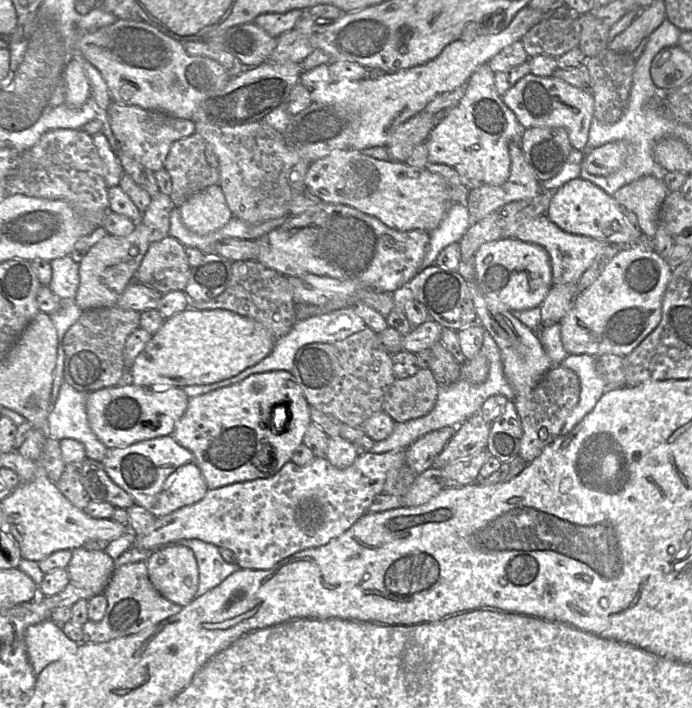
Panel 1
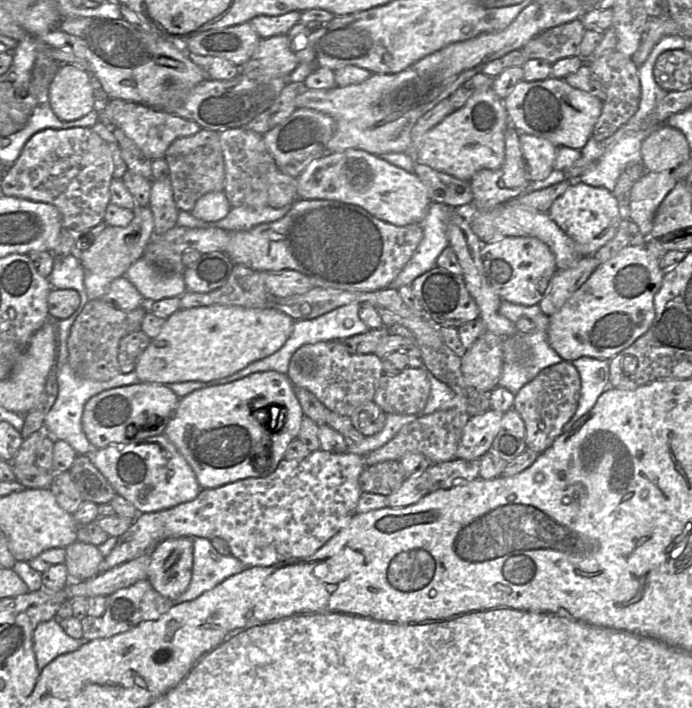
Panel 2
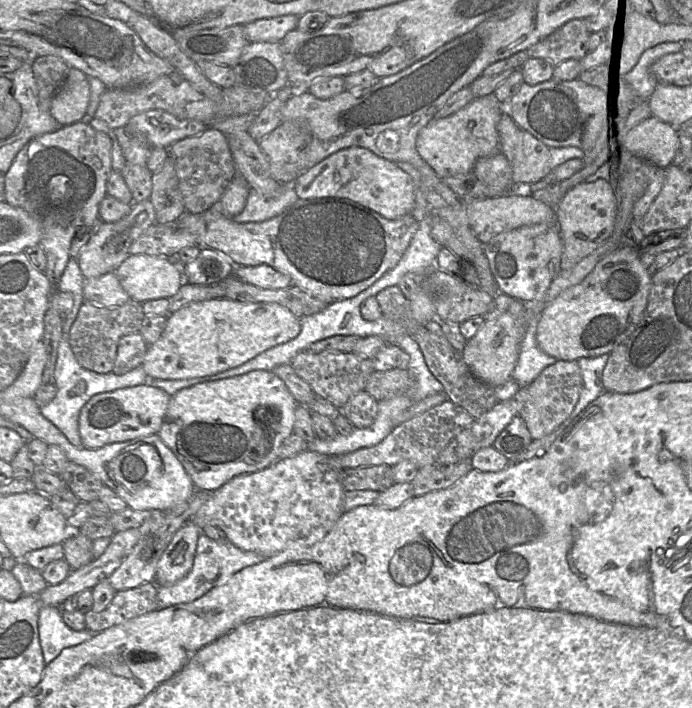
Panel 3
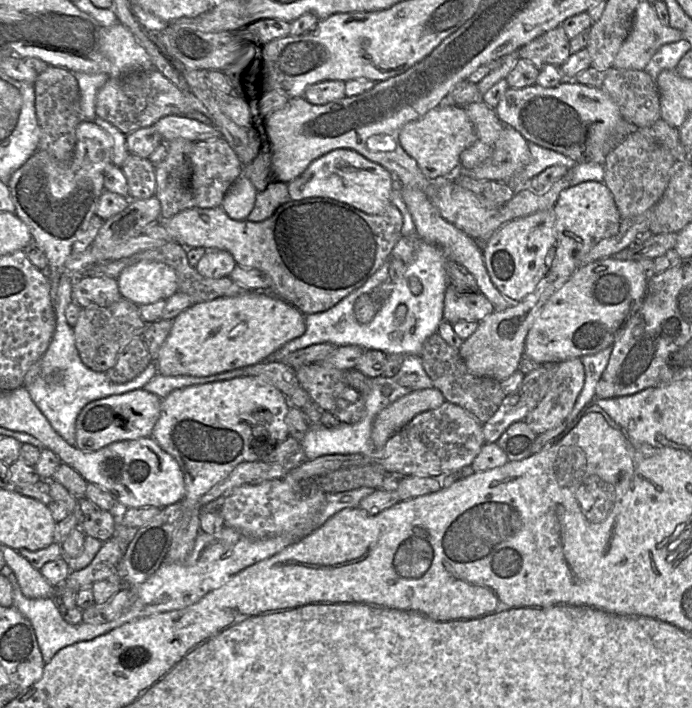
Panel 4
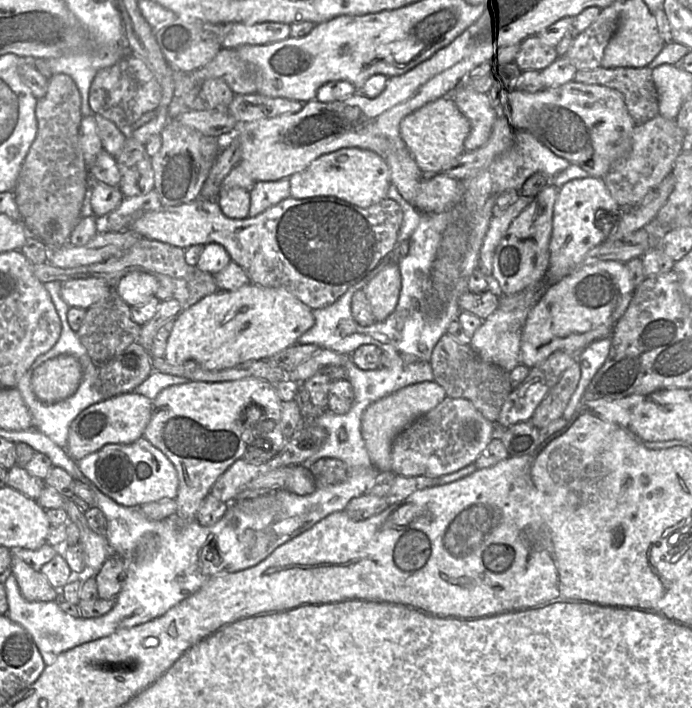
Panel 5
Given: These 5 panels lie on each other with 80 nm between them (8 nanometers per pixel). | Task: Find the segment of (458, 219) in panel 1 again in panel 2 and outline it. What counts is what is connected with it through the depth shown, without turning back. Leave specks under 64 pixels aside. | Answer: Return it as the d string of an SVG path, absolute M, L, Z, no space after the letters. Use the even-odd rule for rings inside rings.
M431 203L420 225L423 238L410 260L387 287L399 289L411 284L417 277L436 266L440 253L449 245L448 222L454 212L469 220L473 217L472 206L452 207L442 203Z

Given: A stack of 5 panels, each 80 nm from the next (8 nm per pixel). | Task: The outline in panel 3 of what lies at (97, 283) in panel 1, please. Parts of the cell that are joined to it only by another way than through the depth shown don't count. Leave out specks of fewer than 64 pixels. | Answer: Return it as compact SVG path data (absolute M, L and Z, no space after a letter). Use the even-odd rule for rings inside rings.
M150 199L131 204L130 212L112 223L102 223L98 232L91 237L82 249L77 261L85 279L98 277L106 273L114 273L130 256L130 246L156 221L155 210Z

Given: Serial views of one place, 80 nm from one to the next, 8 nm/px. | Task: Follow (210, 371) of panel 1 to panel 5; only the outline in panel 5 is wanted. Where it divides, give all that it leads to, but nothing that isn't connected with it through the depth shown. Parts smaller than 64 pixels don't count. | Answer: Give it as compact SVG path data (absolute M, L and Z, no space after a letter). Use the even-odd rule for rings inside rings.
M249 283L234 291L217 291L202 298L192 307L182 310L175 318L167 340L164 359L170 365L194 361L209 371L220 371L248 361L268 360L295 345L298 338L314 325L312 310L290 293Z

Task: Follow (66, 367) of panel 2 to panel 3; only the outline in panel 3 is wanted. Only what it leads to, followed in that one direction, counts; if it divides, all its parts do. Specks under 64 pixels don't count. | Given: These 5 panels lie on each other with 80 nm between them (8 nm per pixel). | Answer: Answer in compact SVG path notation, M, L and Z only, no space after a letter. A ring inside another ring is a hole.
M62 337L55 368L55 380L57 394L55 398L46 406L40 408L42 415L54 424L75 447L83 447L79 432L79 416L83 406L95 395L112 392L117 389L143 385L150 380L142 366L124 374L116 375L113 372L99 374L83 368L77 361L70 343L69 337Z

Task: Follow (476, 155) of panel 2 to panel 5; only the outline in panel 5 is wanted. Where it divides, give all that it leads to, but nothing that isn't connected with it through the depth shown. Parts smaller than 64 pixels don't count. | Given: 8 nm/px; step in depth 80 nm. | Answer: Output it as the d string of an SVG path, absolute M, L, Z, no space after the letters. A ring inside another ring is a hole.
M441 97L407 115L400 123L399 133L423 178L438 174L464 151L469 132L468 120L450 97Z

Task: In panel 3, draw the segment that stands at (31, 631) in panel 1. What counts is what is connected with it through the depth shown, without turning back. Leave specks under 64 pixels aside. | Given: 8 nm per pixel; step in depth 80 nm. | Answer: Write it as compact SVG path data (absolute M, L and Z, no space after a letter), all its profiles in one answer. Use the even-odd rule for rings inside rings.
M44 606L39 611L38 634L44 663L47 665L64 648L76 646L98 633L88 629L72 630L62 620L59 607Z

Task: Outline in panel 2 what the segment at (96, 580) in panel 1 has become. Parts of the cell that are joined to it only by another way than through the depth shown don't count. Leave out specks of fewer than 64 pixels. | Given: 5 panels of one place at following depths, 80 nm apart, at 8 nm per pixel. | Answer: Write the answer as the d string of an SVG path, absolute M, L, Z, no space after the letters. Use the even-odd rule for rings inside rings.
M75 541L65 547L66 556L65 564L68 570L68 574L71 580L87 580L95 577L99 574L99 565L104 560L104 556L101 554L97 546Z

